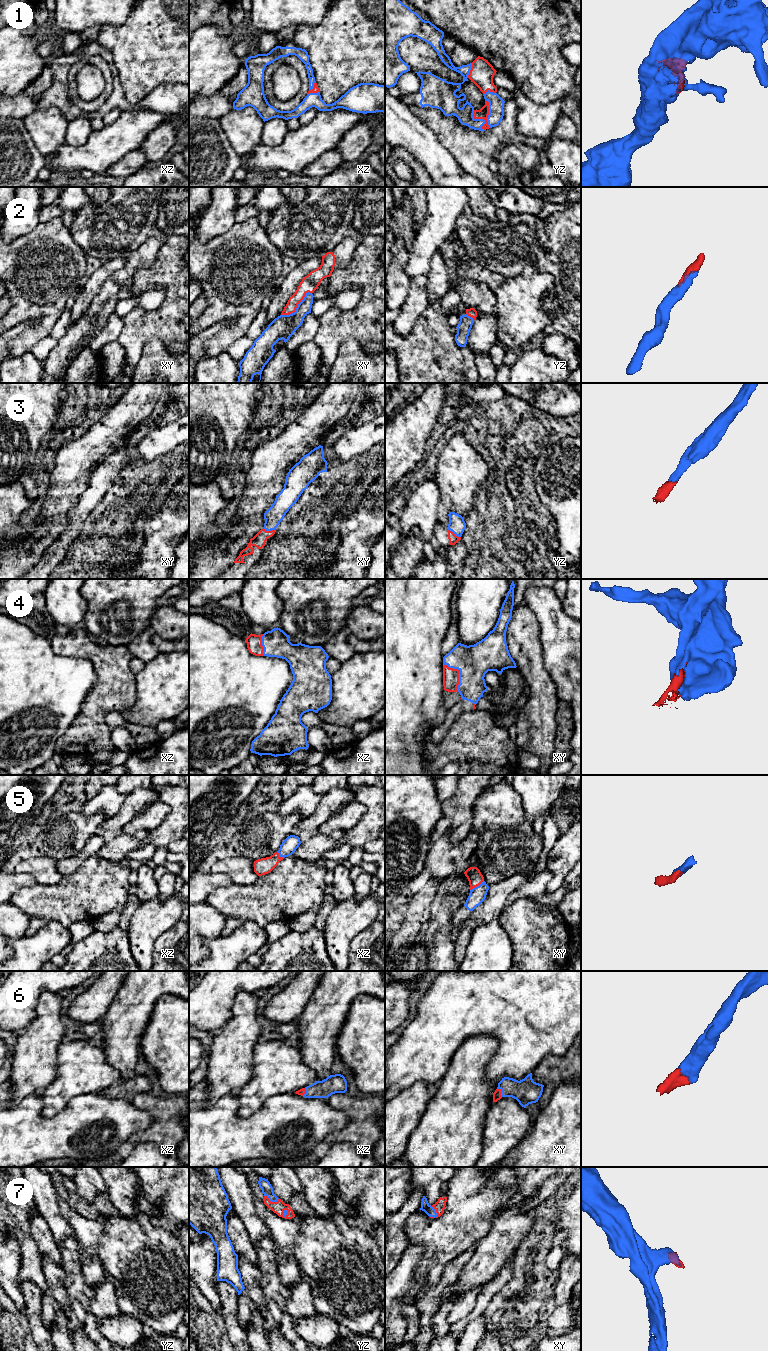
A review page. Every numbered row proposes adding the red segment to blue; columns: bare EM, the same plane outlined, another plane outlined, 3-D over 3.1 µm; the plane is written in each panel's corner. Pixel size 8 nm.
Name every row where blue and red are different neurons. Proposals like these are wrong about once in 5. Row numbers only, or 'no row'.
no row

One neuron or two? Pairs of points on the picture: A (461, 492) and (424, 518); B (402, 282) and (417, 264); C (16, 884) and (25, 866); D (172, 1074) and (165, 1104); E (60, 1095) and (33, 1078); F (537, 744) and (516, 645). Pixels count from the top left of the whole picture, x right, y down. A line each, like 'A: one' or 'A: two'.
A: two
B: two
C: two
D: two
E: two
F: one

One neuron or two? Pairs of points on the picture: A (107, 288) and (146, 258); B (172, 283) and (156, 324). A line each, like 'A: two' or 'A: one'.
A: one
B: one

